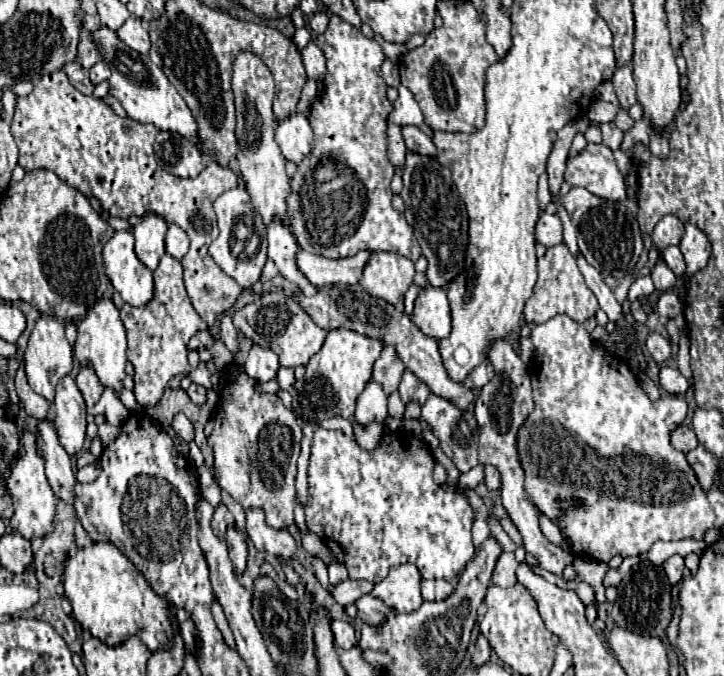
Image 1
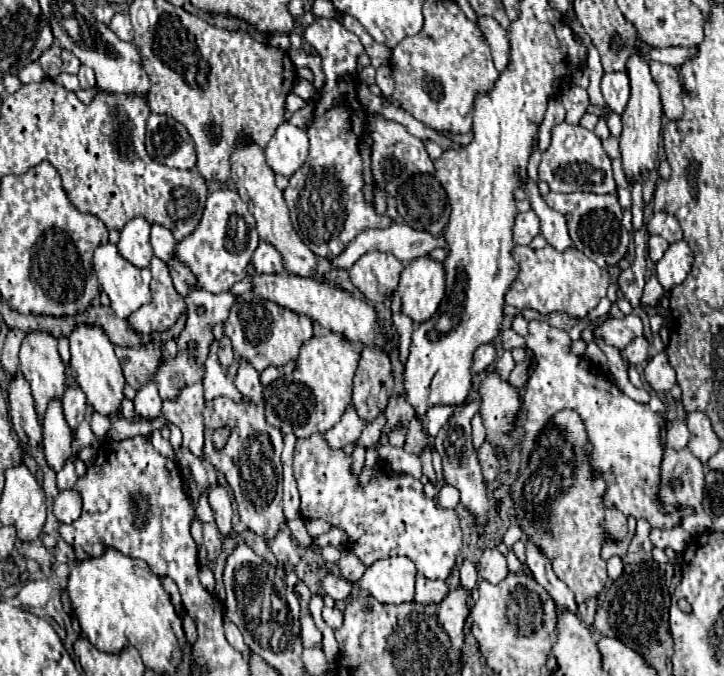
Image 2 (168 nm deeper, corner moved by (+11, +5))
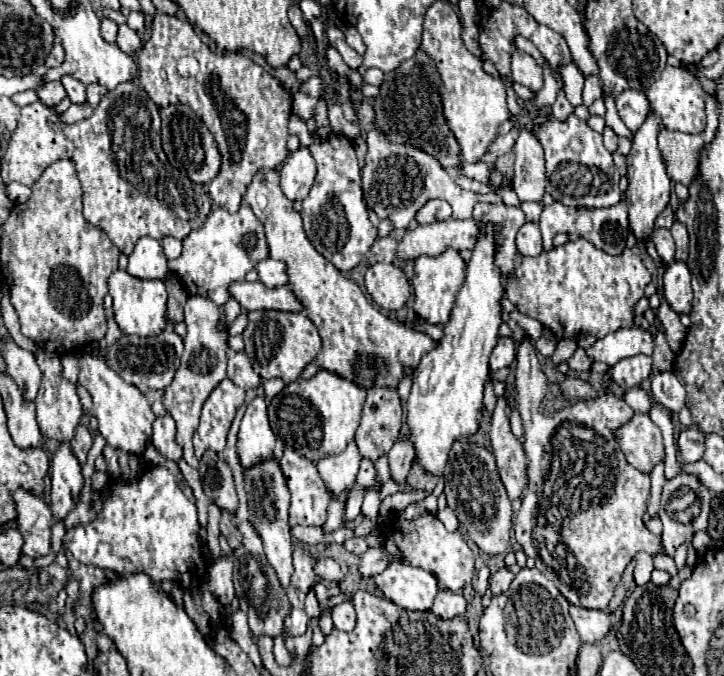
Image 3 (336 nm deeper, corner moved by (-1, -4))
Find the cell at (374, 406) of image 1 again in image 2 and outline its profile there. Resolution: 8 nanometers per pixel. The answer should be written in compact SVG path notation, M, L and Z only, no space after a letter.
M348 407L342 415L342 419L324 435L328 447L332 449L342 449L348 443L356 443L360 433L364 431L366 423L358 417L354 407Z

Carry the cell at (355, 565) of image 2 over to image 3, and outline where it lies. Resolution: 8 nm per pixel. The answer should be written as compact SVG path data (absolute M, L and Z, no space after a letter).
M368 548L368 550L360 556L358 572L360 572L362 578L374 578L376 574L384 572L388 564L390 564L388 554L386 554L382 548Z

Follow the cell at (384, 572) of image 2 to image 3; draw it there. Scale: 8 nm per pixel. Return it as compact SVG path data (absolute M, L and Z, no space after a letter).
M392 562L382 574L374 576L384 598L404 610L430 610L438 592L436 578L422 568Z

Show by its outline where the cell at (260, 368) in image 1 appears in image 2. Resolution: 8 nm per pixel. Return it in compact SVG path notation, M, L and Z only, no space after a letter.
M240 361L240 369L238 369L238 375L234 379L234 385L246 403L262 403L260 375L250 363Z

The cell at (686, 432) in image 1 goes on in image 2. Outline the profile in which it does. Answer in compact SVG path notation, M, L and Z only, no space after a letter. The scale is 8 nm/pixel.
M674 421L668 425L668 437L666 437L666 447L672 449L684 449L690 441L690 431L686 427L686 423L682 421Z

